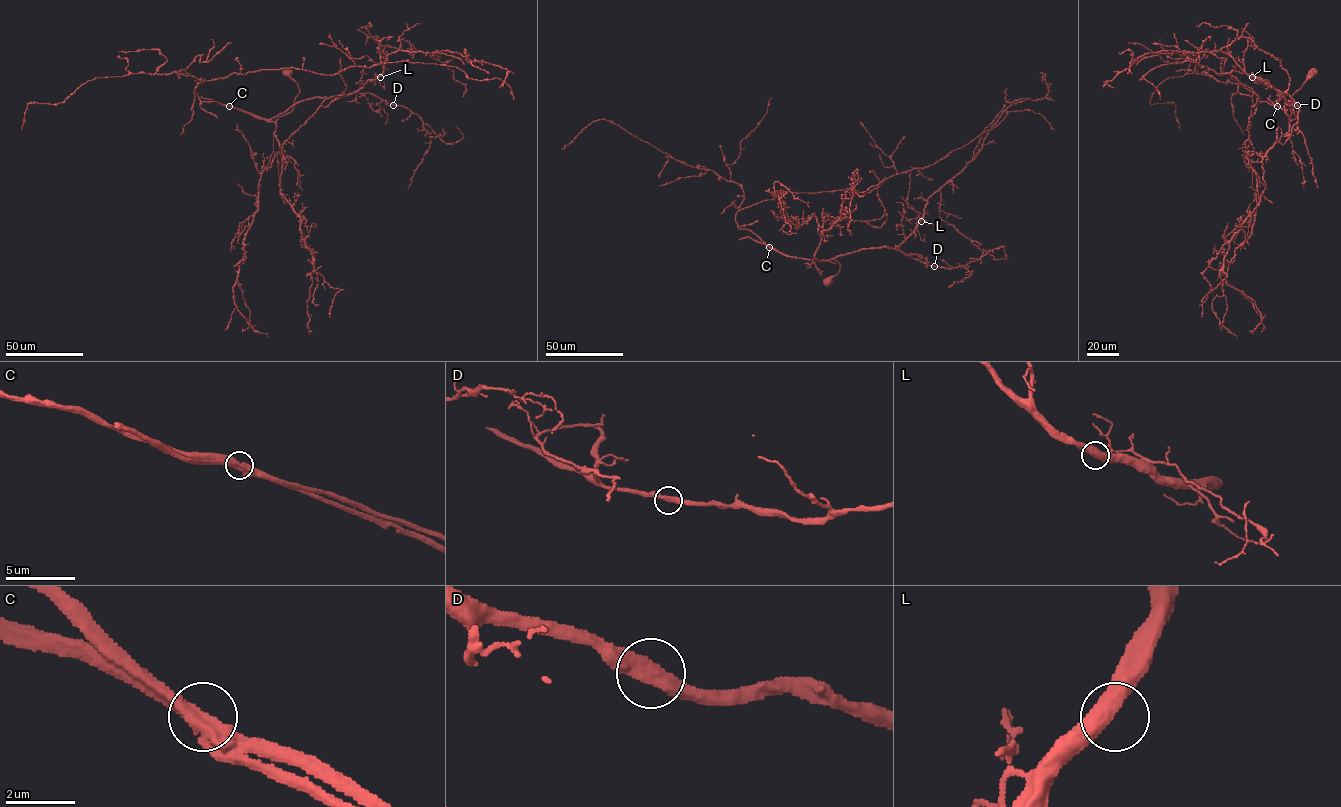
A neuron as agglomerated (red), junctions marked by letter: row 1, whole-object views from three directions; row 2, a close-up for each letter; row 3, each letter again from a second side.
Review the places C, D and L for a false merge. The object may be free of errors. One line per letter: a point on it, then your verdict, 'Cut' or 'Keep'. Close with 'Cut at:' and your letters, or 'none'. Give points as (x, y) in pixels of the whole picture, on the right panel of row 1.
C: Place: (1277, 106). Cut
D: Place: (1297, 105). Keep
L: Place: (1252, 77). Keep
Cut at: C

